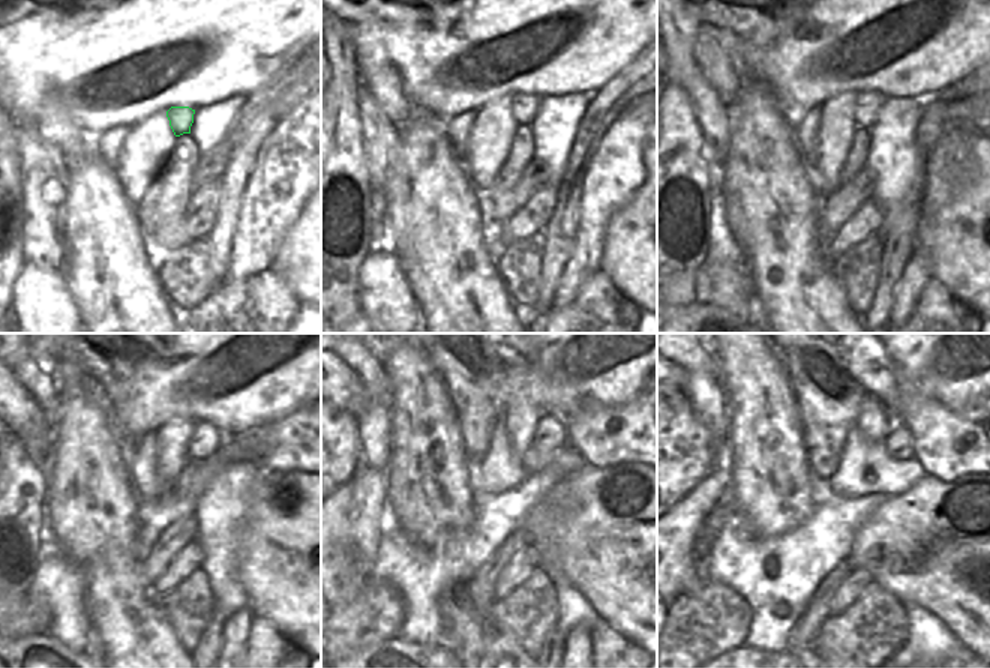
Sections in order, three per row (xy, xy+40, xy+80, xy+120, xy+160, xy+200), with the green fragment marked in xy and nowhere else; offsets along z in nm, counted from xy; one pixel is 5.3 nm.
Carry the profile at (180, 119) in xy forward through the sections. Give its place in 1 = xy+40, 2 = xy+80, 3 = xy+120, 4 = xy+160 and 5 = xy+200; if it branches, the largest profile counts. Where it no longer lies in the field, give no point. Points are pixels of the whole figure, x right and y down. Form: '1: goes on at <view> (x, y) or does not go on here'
1: goes on at xy+40 (524, 108)
2: goes on at xy+80 (869, 104)
3: goes on at xy+120 (204, 442)
4: goes on at xy+160 (551, 434)
5: goes on at xy+200 (899, 443)

